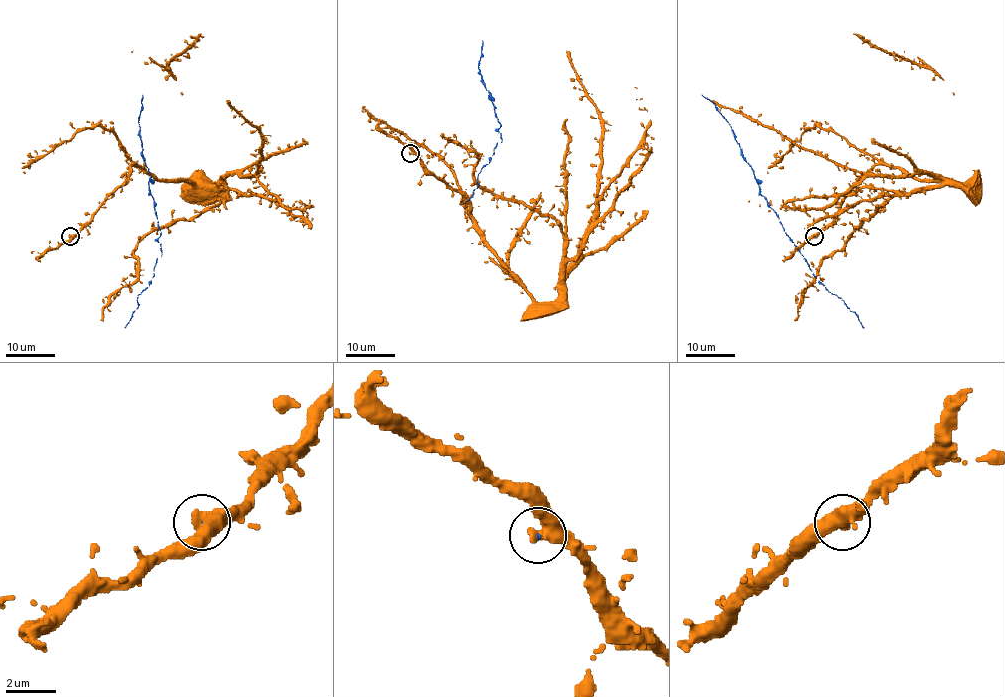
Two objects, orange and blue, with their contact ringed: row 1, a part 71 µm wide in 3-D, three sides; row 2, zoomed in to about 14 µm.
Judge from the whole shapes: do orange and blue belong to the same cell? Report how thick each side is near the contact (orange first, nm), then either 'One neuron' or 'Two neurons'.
Thickness 480 nm (orange) against 70 nm. One neuron

